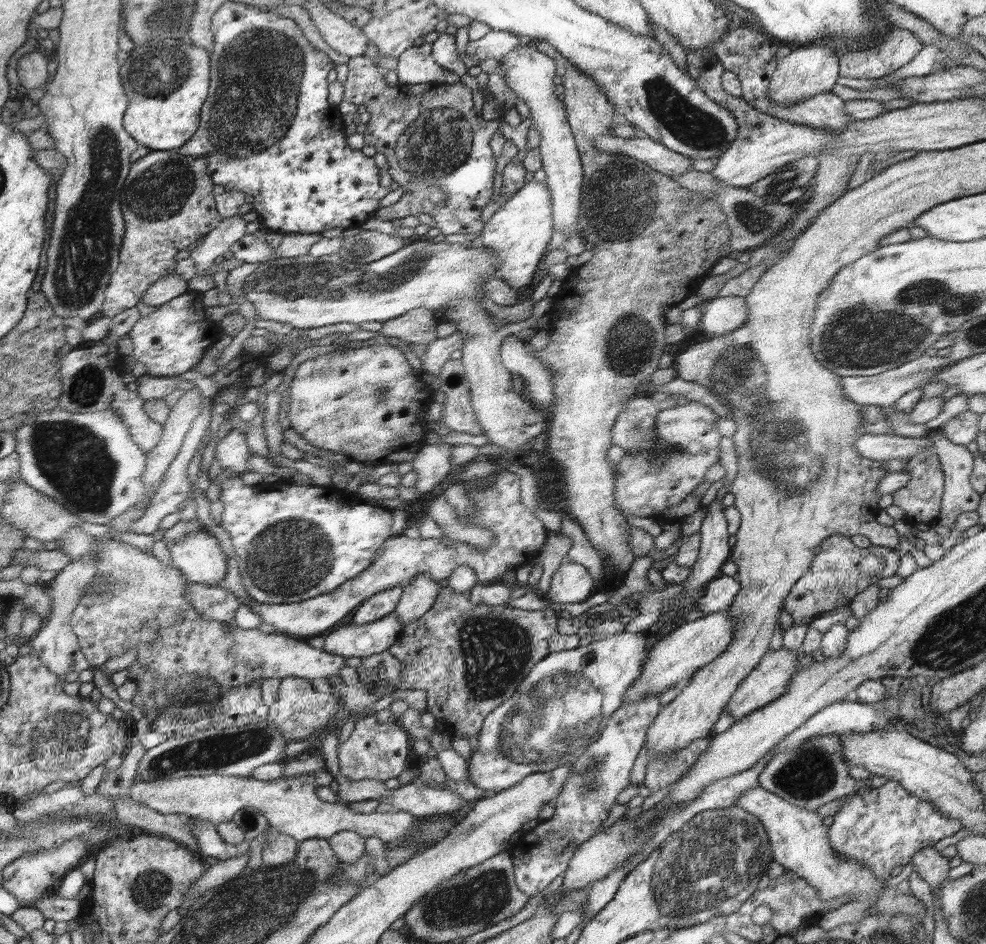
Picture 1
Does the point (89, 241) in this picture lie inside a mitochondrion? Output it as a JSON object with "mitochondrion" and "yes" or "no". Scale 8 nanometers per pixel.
{"mitochondrion":"yes"}

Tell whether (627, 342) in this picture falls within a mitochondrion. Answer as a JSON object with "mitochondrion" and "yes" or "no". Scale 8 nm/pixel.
{"mitochondrion":"yes"}

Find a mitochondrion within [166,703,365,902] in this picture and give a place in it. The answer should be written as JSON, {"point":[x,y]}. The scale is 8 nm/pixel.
{"point":[307,878]}

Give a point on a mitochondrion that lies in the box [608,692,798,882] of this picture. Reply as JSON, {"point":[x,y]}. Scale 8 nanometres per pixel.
{"point":[685,818]}

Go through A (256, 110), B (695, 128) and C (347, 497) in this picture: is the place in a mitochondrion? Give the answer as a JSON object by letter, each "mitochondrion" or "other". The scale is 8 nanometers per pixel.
{"A":"mitochondrion","B":"mitochondrion","C":"other"}

